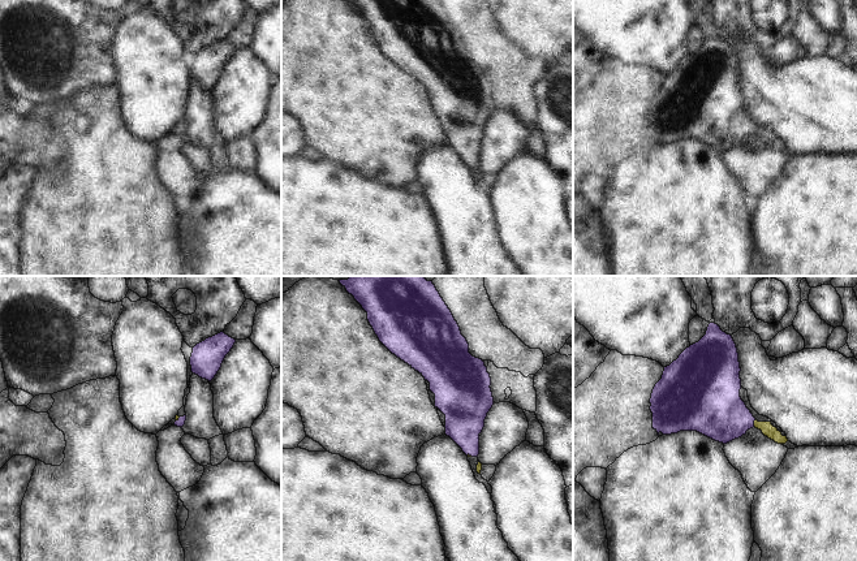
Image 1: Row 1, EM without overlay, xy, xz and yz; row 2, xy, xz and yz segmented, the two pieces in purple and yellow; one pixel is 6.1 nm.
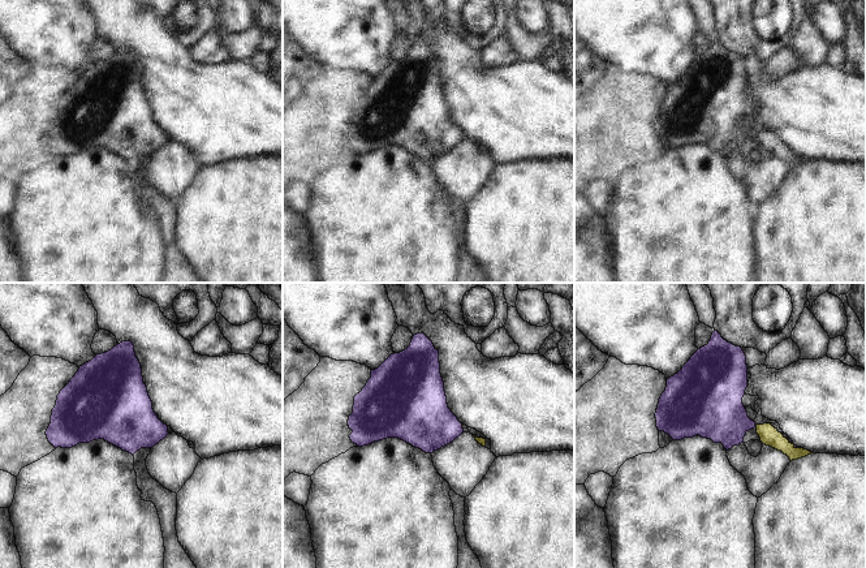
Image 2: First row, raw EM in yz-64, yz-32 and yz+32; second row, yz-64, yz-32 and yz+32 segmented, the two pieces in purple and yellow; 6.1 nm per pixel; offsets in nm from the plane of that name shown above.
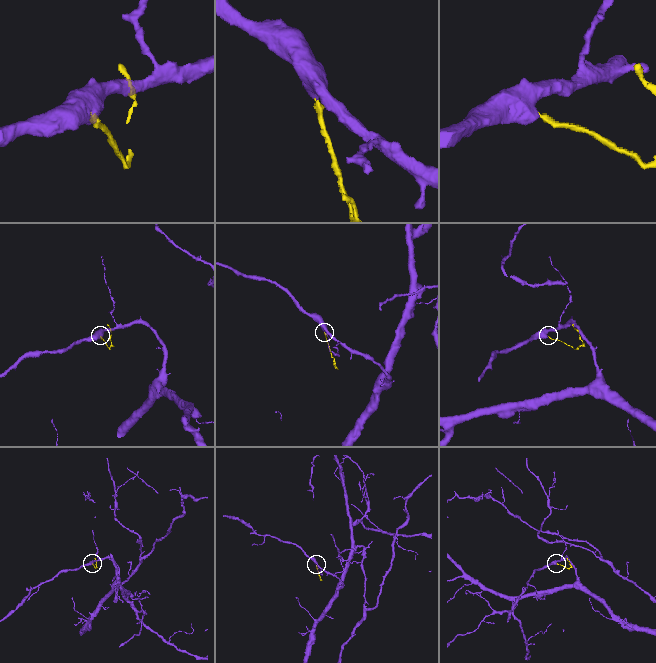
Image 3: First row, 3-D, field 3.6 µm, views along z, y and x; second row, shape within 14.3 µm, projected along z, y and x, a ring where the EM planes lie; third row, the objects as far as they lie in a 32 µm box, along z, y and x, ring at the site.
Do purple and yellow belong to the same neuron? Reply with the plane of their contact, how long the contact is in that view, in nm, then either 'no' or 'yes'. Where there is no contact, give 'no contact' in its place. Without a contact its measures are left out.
yz | 50 nm | yes

